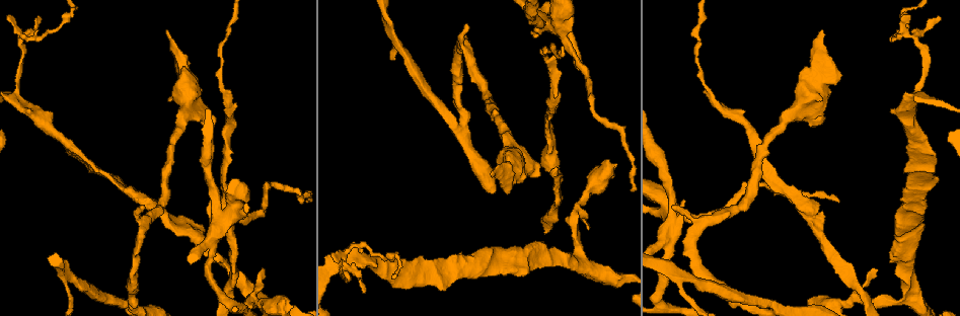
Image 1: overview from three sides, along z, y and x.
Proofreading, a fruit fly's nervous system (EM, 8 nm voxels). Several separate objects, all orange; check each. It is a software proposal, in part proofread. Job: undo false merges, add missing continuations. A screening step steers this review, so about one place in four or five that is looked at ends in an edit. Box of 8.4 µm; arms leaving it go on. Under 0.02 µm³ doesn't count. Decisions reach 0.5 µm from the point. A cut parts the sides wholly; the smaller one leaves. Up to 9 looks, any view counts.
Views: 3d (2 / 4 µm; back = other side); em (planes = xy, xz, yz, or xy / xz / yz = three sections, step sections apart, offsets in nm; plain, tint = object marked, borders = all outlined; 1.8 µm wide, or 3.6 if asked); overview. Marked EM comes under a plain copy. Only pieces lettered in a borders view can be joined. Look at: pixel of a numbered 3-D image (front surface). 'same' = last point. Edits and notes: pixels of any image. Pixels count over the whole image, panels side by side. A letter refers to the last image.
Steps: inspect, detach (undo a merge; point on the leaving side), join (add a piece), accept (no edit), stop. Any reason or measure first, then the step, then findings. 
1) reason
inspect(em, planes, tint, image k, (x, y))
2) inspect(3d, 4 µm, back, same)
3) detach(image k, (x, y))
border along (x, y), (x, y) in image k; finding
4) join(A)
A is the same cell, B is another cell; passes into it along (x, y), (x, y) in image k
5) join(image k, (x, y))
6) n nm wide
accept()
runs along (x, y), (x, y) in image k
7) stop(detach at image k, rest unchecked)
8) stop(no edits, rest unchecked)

three arms meet
inspect(em, planes, borders, image 1, (668, 240))

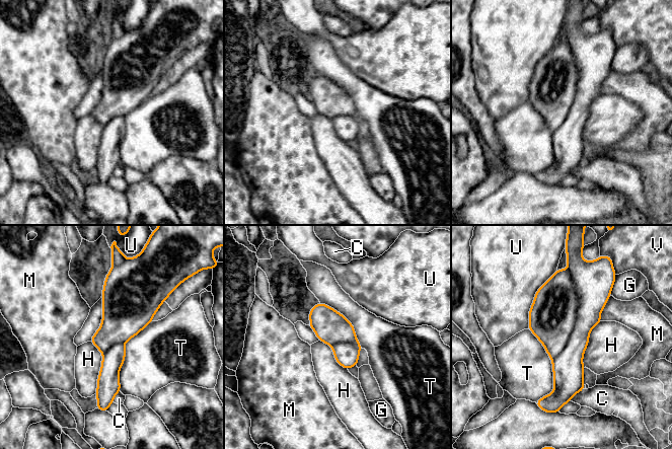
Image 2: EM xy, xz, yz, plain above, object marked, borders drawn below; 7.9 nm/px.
260 nm wide
detach(image 2, (552, 315))
C, G, H, M, T, U and V are other cells; border along (577, 318), (568, 343), (552, 361) in image 2; two neurons meet here

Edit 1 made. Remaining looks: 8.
see it whole again
inspect(overview)

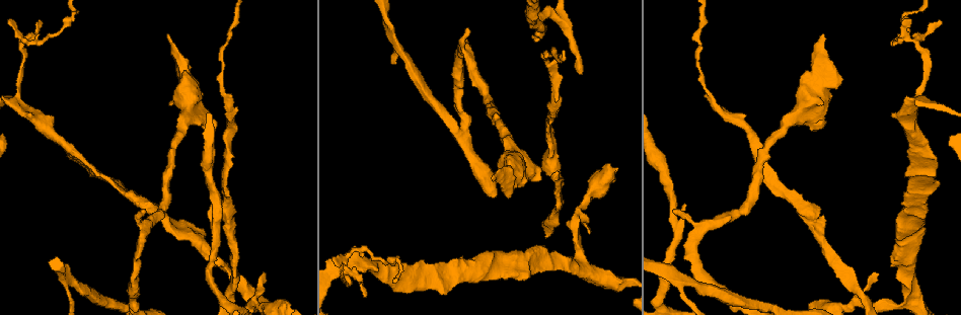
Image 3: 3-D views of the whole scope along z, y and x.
branch point
inspect(3d, 4 µm, image 3, (686, 283))

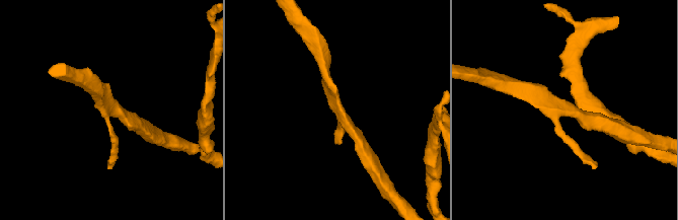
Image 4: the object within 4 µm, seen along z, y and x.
inspect(em, planes, borders, image 4, (562, 109))

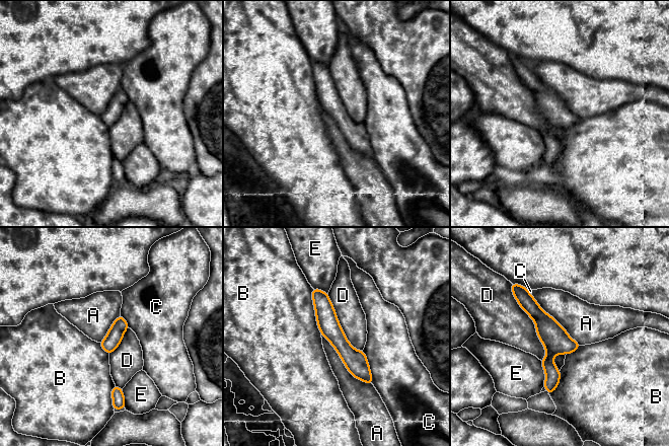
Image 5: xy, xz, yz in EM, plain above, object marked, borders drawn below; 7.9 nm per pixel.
120 nm wide
accept()
A, B, C, D and E are other cells; one neuron here

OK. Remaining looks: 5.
a fork
inspect(em, planes, tint, image 3, (901, 233))

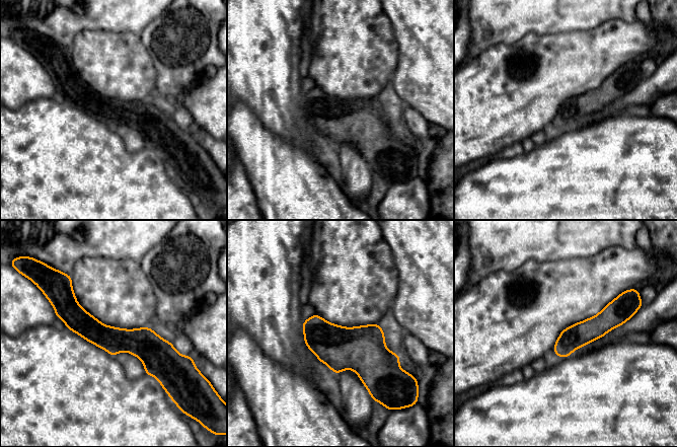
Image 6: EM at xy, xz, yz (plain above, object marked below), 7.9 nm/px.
what lies round it
inspect(em, planes, borders, same)

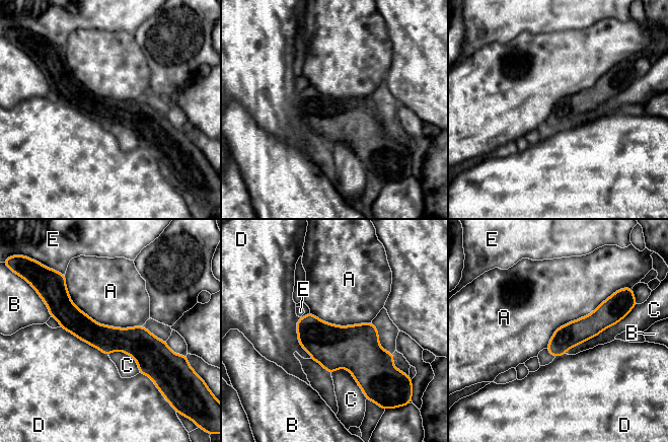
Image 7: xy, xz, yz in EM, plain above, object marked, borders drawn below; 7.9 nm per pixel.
A touches over 750 nm
accept()
A, B, C, D and E are other cells; runs along (52, 309), (102, 338), (164, 354) in image 7; one neuron here

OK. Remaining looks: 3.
branch stops here
inspect(em, planes, borders, image 3, (493, 177))

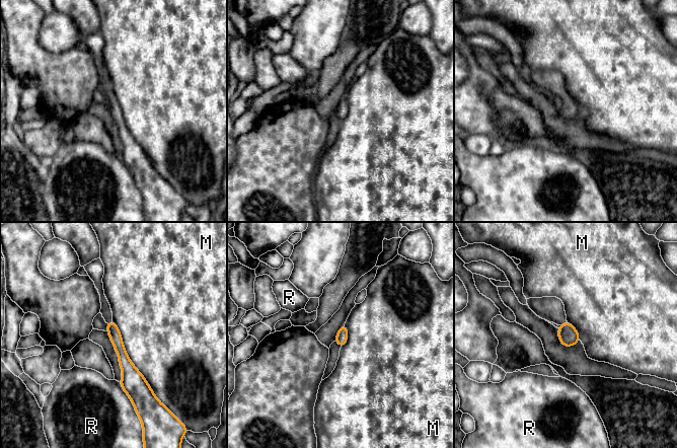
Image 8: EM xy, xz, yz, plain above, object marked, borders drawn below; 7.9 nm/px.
M touches over 650 nm
accept()
M and R are other cells; runs along (110, 324), (135, 385), (135, 392) in image 8; none of them fits

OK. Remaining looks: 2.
stop(detach at image 2, rest unchecked)

